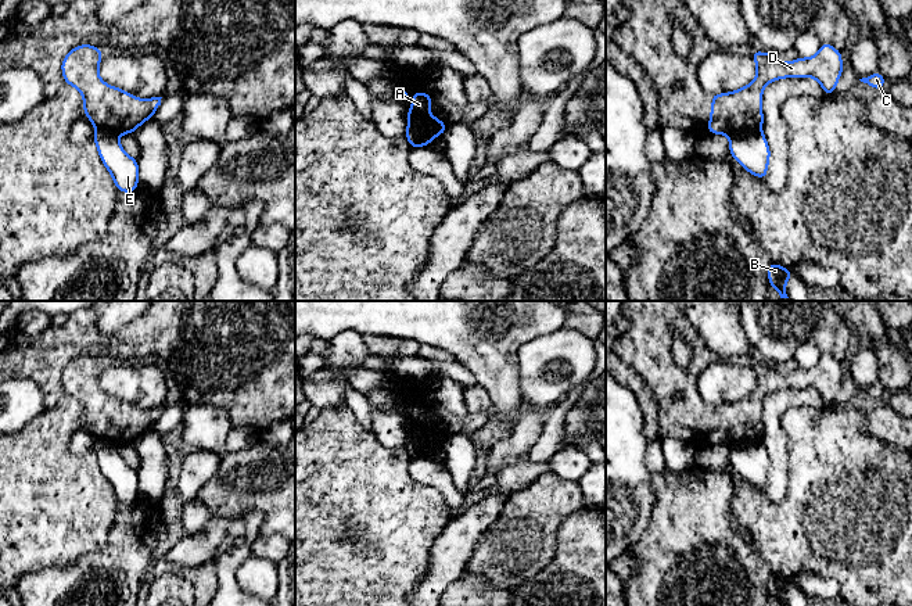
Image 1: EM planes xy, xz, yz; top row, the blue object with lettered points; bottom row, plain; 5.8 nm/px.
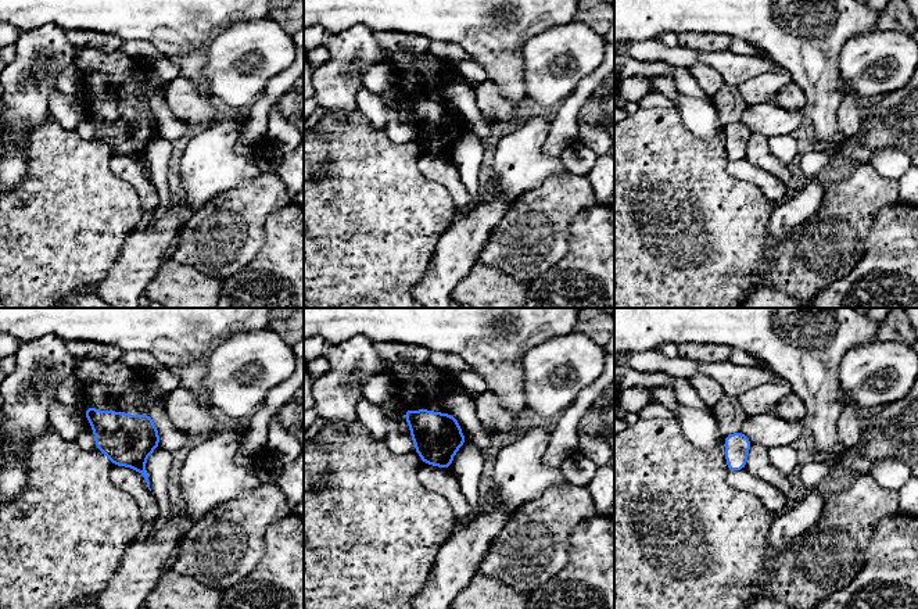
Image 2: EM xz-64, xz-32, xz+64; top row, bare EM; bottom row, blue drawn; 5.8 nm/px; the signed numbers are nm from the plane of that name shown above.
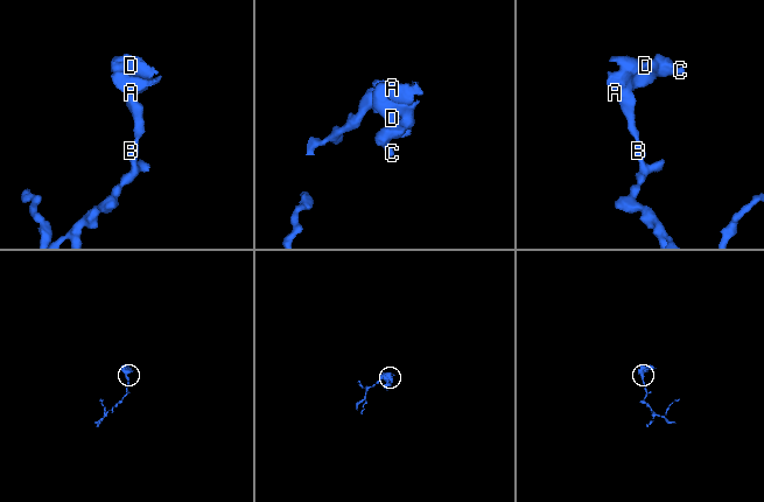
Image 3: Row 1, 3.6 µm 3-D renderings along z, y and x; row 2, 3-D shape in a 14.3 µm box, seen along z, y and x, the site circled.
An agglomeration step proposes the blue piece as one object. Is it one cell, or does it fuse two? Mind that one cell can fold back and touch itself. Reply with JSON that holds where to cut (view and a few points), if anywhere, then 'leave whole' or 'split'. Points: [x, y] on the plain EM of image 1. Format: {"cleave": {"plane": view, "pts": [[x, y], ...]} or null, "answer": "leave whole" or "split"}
{"cleave": {"plane": "yz", "pts": [[760, 440], [732, 444], [729, 447]]}, "answer": "split"}

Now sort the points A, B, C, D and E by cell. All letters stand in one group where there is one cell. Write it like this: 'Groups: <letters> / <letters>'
Groups: A C D / B E

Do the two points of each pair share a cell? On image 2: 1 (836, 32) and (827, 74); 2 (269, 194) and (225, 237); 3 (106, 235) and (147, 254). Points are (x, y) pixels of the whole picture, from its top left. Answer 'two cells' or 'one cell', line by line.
1: one cell
2: one cell
3: two cells

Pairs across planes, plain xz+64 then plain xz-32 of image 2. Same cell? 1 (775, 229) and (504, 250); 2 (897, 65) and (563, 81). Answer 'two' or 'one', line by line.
1: two
2: one

